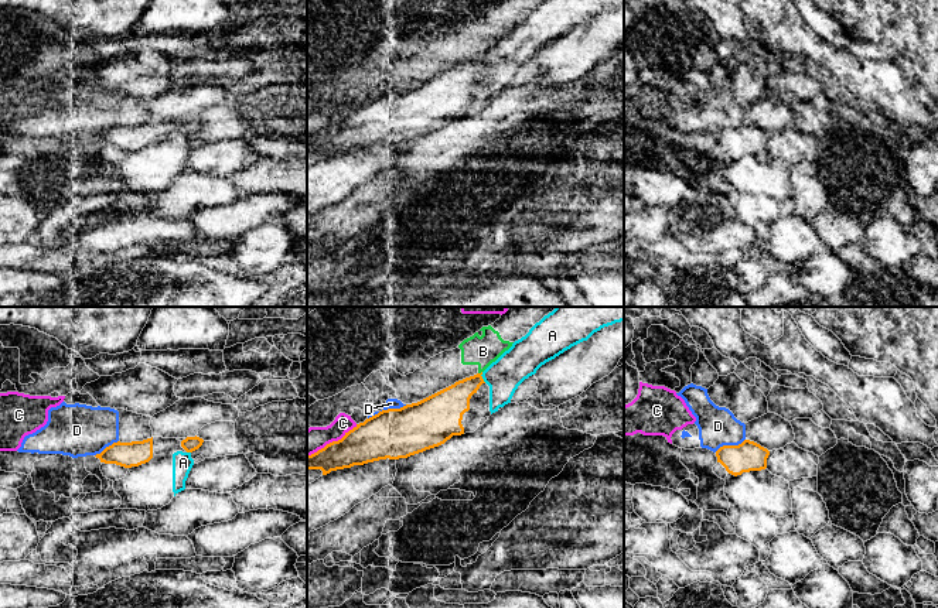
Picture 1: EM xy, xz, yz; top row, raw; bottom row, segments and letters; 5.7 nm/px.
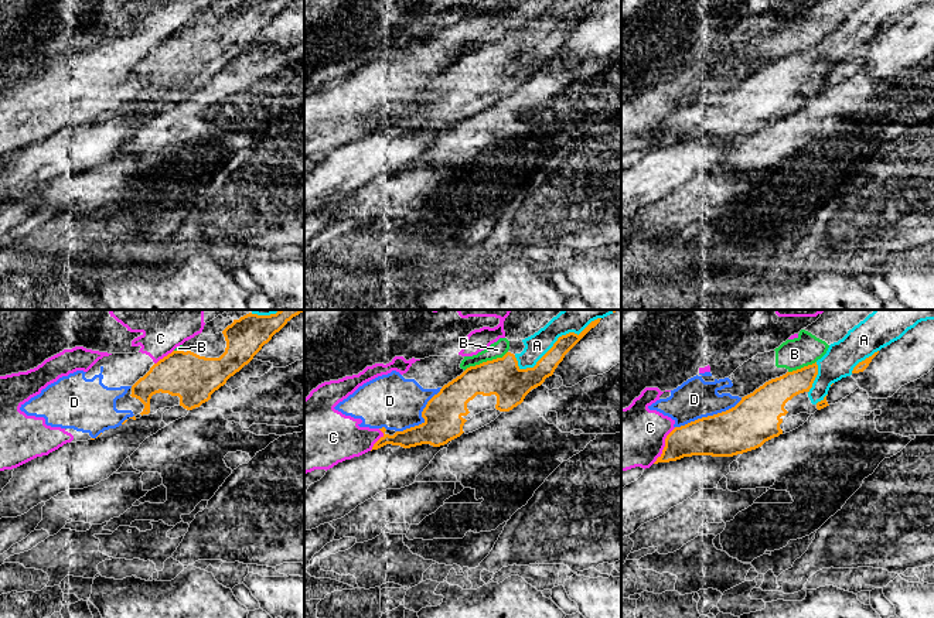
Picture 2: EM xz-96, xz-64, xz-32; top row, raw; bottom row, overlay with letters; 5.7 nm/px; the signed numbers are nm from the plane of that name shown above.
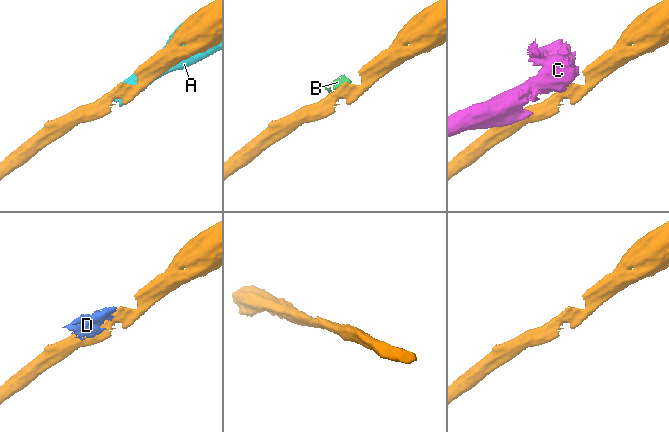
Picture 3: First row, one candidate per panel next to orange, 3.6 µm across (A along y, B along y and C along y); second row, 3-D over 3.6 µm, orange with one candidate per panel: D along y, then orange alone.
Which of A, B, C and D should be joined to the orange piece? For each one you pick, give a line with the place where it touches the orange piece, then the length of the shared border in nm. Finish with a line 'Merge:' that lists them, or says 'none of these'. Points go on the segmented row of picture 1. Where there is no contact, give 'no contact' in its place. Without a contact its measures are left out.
Merge: none of these

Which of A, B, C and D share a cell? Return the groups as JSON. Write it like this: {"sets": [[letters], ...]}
{"sets": [["A"], ["B"], ["C", "D"]]}

